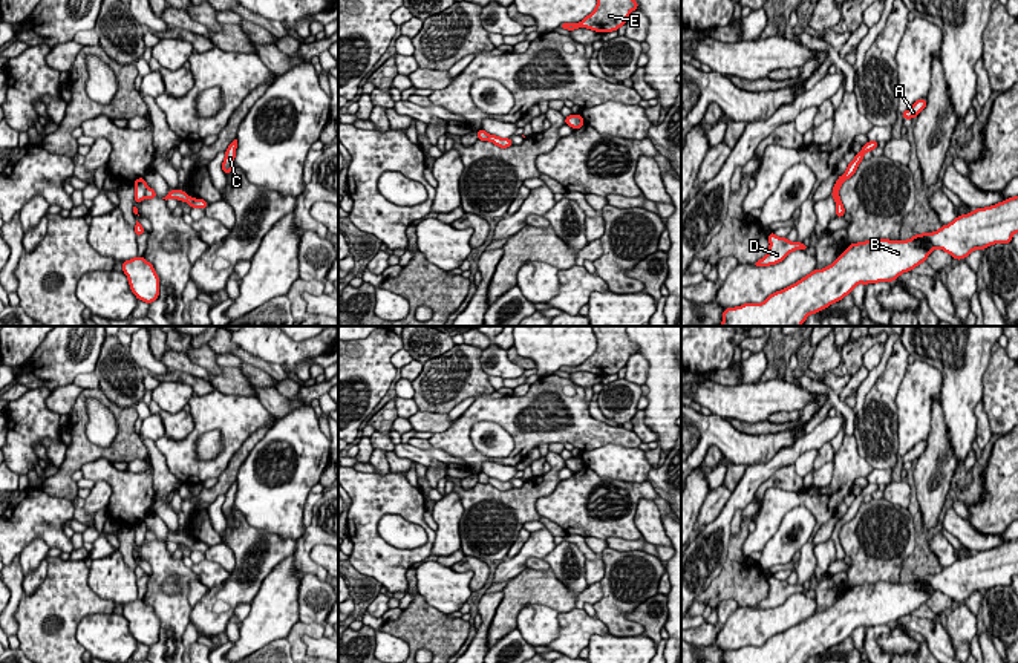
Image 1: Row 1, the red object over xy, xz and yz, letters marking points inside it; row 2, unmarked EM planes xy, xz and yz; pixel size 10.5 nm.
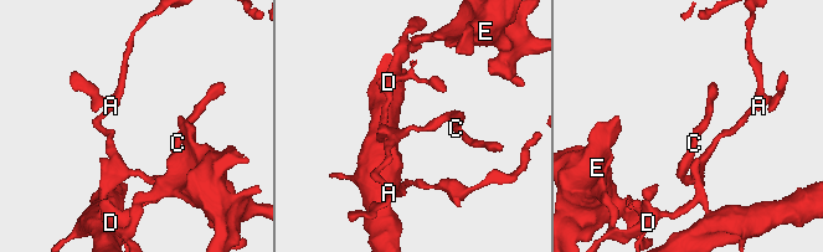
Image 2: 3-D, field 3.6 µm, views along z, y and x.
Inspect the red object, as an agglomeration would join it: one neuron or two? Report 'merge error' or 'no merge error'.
merge error

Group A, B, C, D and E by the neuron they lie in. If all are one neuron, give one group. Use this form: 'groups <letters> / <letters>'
groups A C D E / B

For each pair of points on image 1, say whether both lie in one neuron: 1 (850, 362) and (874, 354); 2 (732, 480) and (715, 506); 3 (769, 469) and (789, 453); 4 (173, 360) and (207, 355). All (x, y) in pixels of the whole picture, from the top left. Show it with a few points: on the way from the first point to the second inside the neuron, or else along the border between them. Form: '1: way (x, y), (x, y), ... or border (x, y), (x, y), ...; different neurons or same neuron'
1: border (884, 343), (874, 343), (864, 354), (862, 363); different neurons
2: way (727, 486), (715, 499); same neuron
3: way (773, 464), (784, 457); same neuron
4: way (181, 360), (199, 362); same neuron

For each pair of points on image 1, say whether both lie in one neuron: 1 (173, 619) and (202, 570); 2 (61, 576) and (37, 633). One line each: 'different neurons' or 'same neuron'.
1: different neurons
2: same neuron

